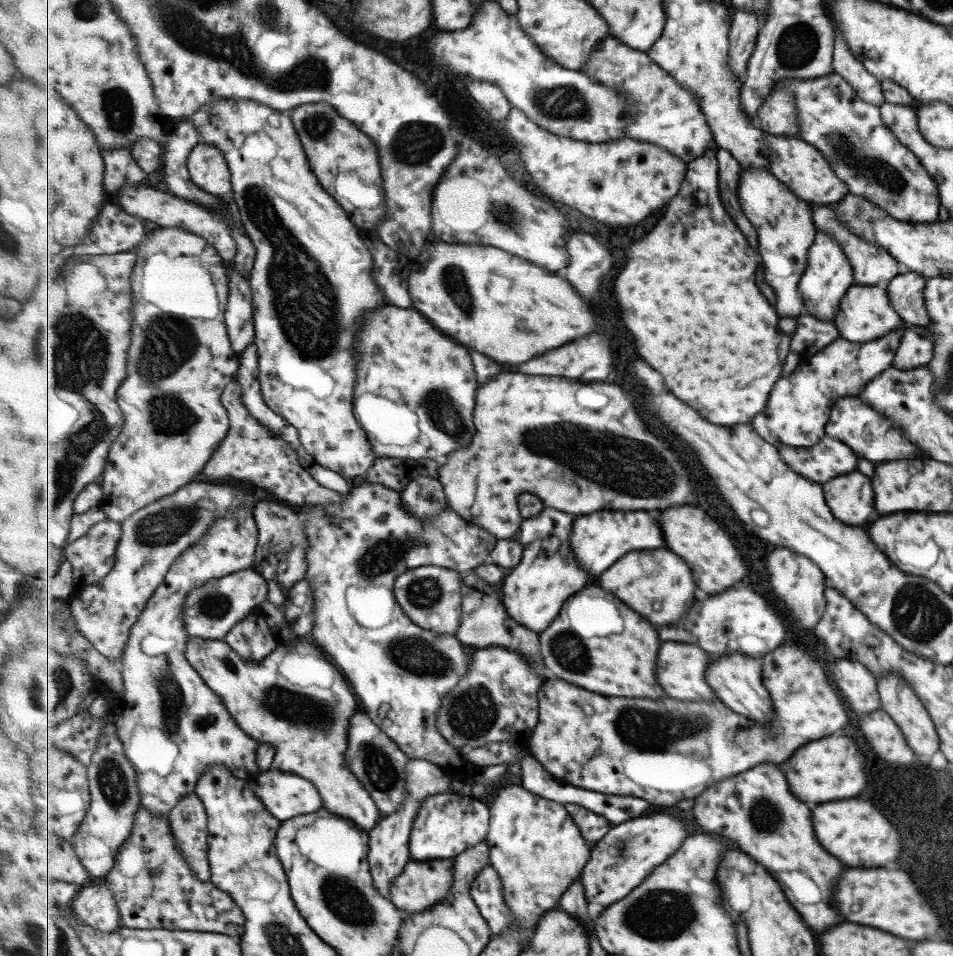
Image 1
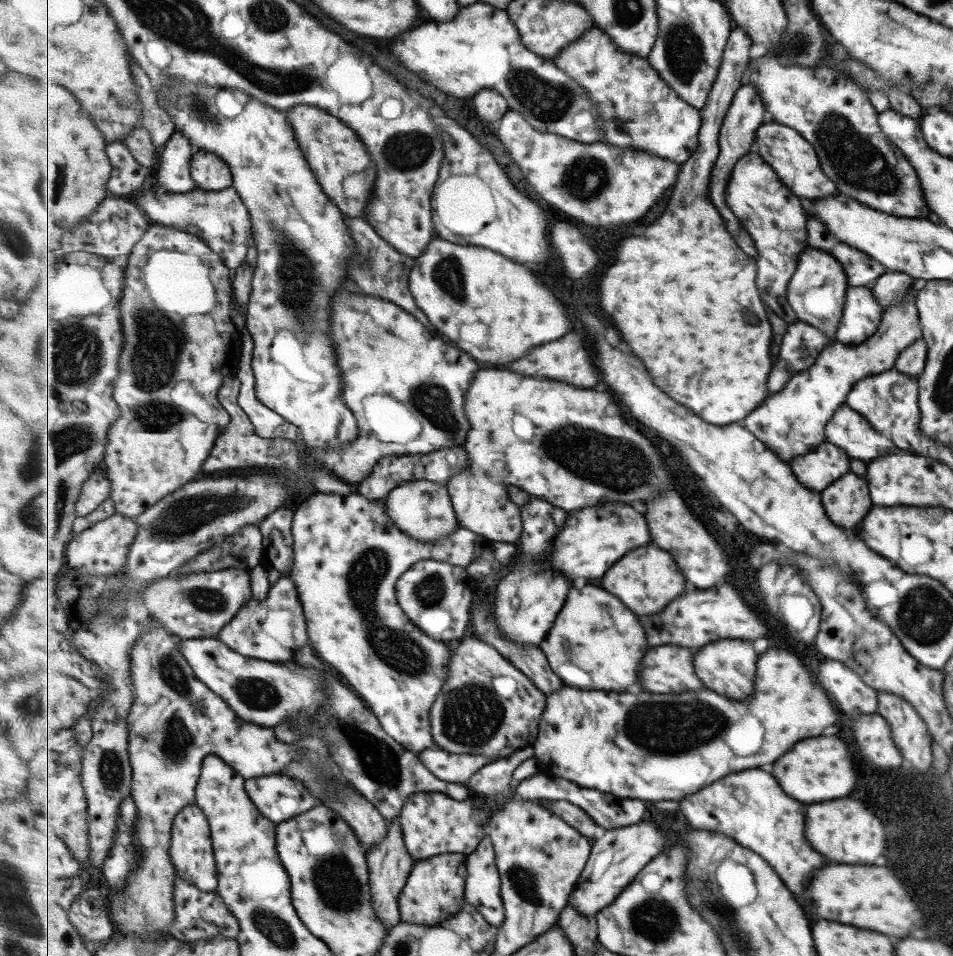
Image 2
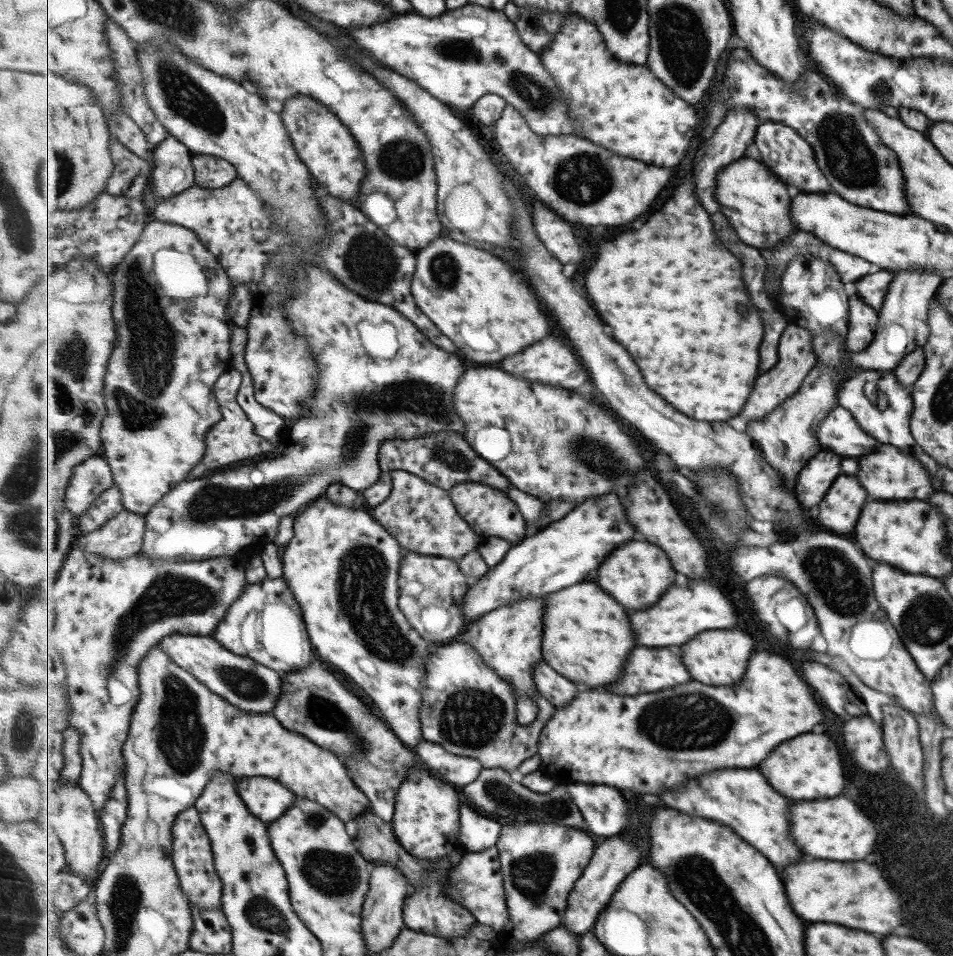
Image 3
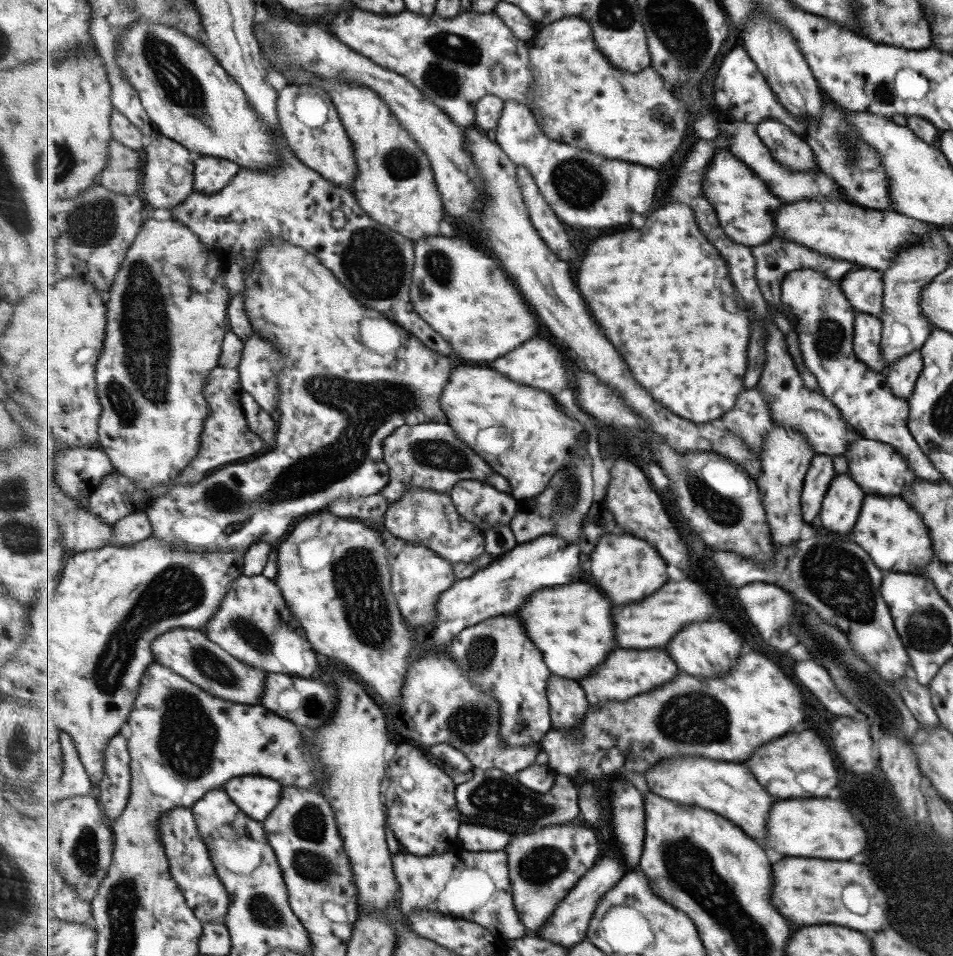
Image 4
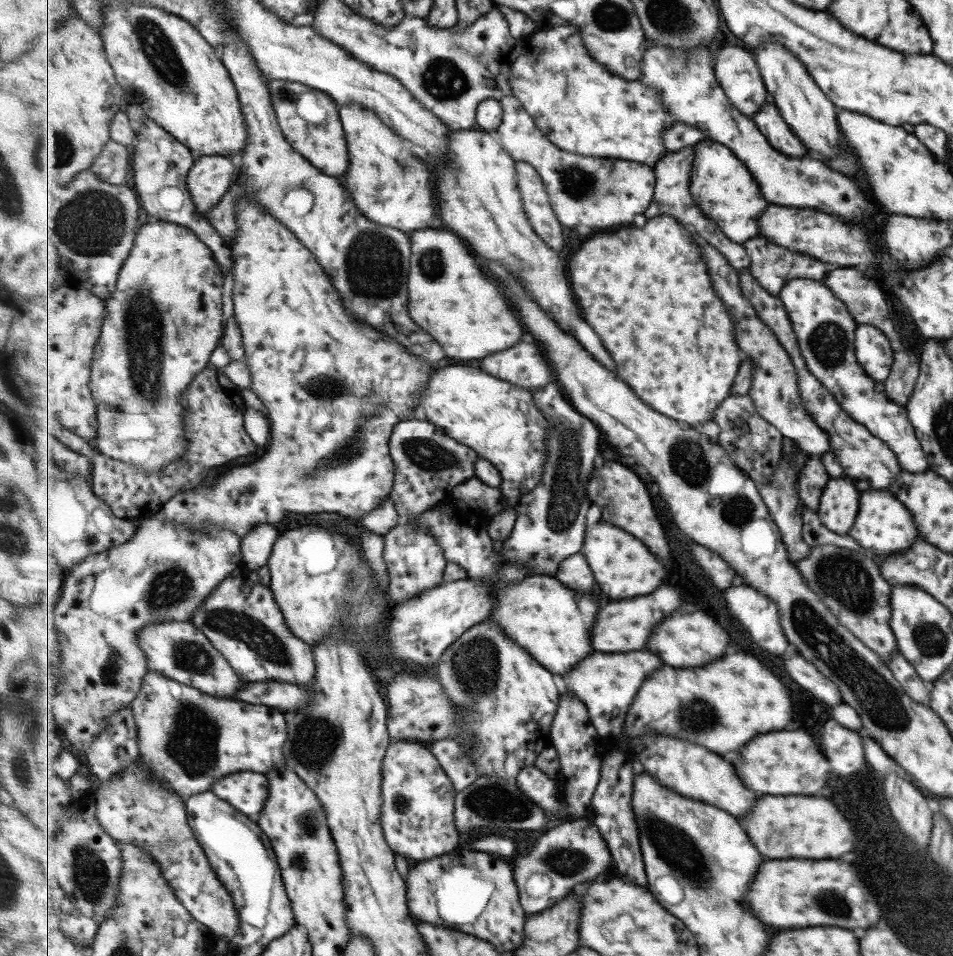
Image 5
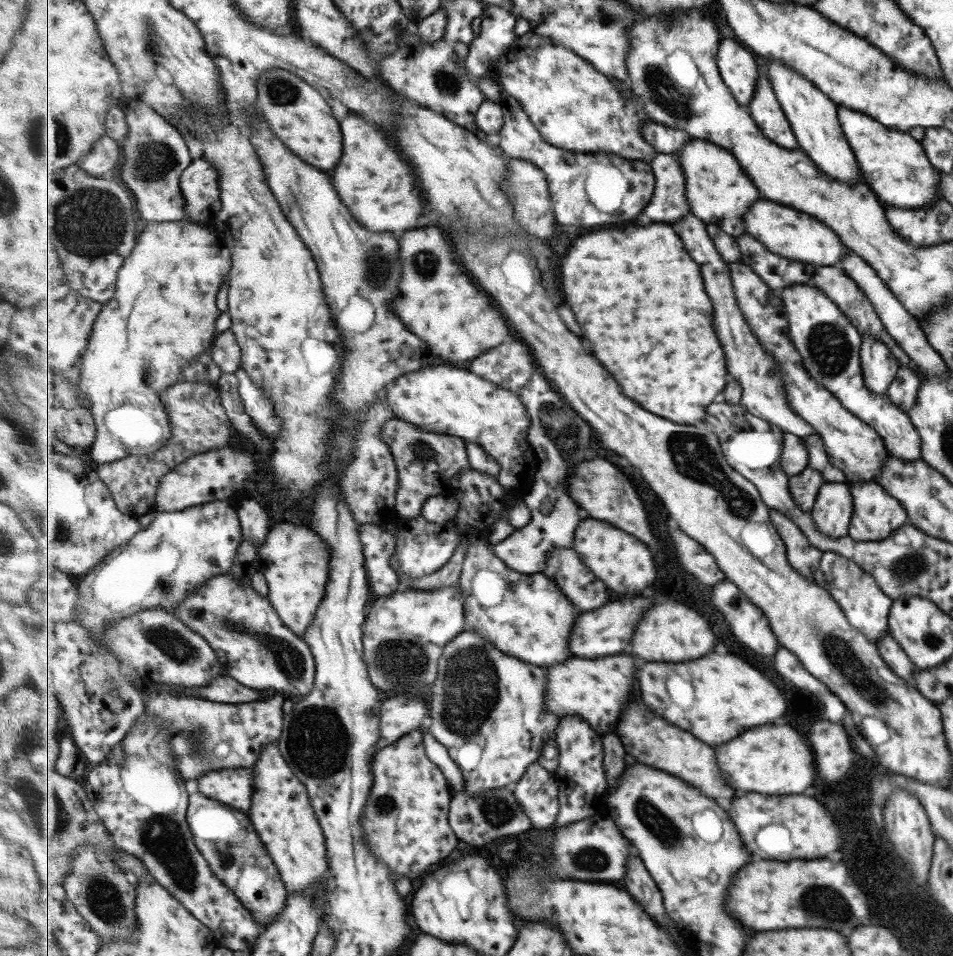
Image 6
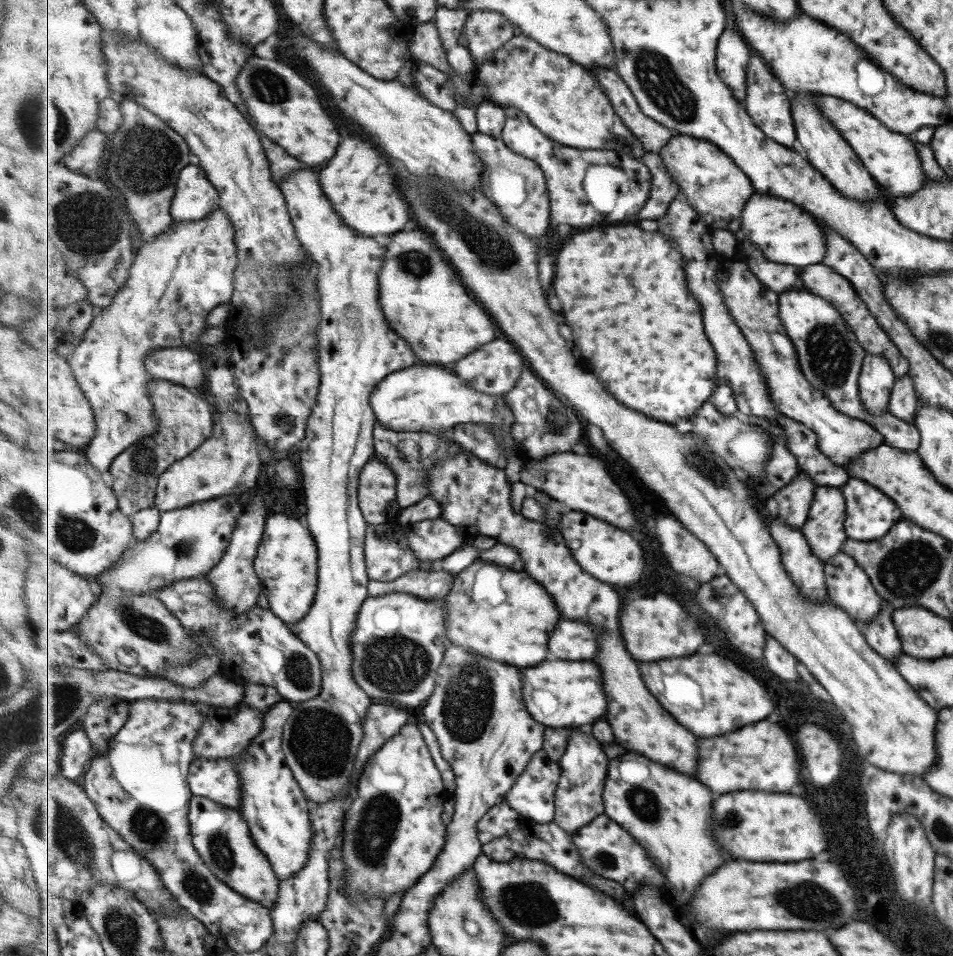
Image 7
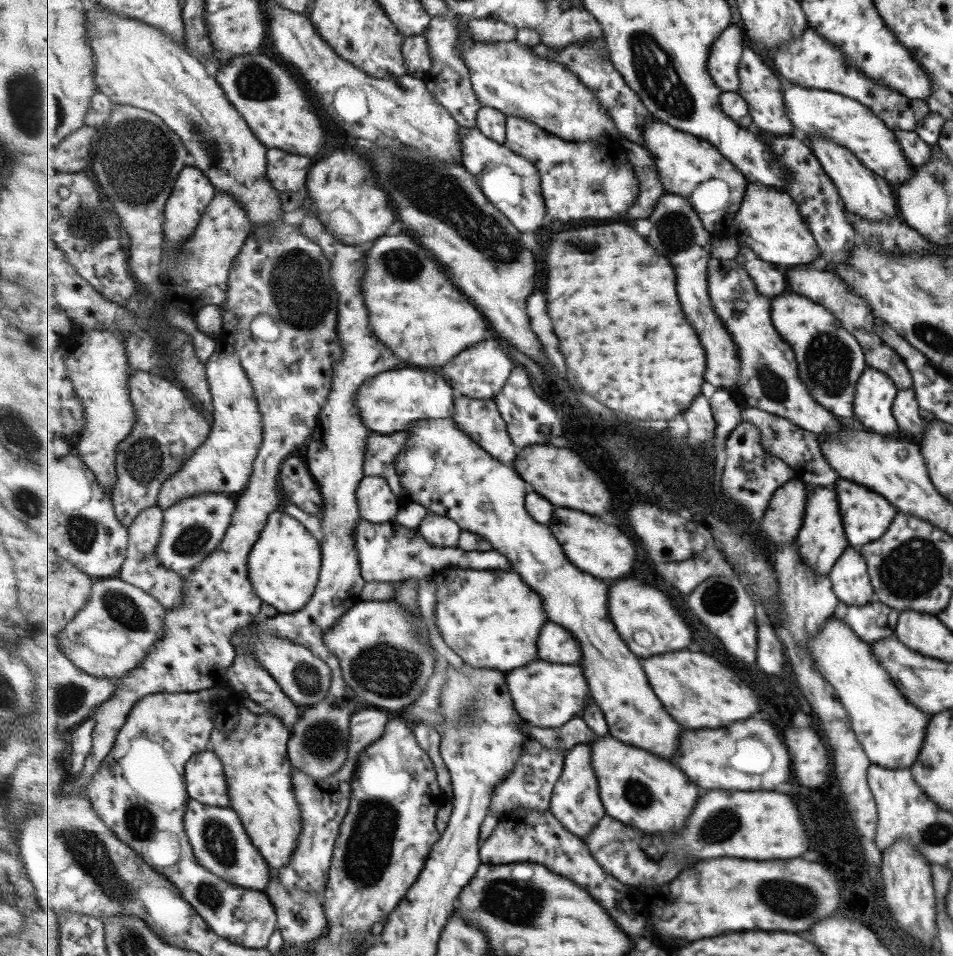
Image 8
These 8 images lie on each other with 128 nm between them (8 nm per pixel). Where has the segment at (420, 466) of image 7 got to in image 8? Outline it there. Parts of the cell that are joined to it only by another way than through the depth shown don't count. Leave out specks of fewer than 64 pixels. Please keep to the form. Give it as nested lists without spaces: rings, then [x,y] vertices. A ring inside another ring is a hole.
[[[405,431],[383,435],[374,432],[367,440],[367,454],[365,454],[365,476],[381,475],[392,486],[393,493],[402,496],[401,477],[397,474],[397,458],[407,451],[406,439],[410,434]]]

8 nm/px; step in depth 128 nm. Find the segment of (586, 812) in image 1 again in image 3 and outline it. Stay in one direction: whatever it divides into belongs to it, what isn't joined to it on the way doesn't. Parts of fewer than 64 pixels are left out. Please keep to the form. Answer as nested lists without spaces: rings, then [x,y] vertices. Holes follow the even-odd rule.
[[[484,768],[481,774],[471,784],[459,786],[460,794],[465,795],[469,799],[469,806],[473,807],[476,812],[493,819],[501,824],[507,823],[525,823],[525,822],[546,822],[557,823],[563,826],[585,830],[589,832],[584,825],[585,818],[581,814],[581,810],[577,808],[577,804],[571,800],[571,796],[567,794],[565,785],[557,785],[556,790],[551,790],[545,794],[533,792],[529,787],[525,786],[519,778],[507,771],[505,768]]]

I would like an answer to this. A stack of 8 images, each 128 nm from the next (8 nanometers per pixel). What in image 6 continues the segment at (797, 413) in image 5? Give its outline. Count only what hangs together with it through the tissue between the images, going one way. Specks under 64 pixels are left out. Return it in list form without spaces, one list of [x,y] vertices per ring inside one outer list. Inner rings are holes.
[[[689,212],[683,220],[677,220],[675,226],[677,230],[681,230],[681,238],[685,238],[689,254],[693,254],[693,258],[697,258],[701,266],[705,266],[705,284],[709,286],[709,294],[713,294],[713,302],[717,302],[717,330],[721,330],[721,338],[725,338],[725,350],[729,350],[729,374],[733,376],[733,380],[738,380],[743,388],[741,406],[762,420],[779,426],[784,434],[797,435],[802,440],[816,434],[801,415],[793,411],[793,406],[789,405],[788,390],[785,388],[787,379],[781,371],[780,364],[776,362],[776,356],[765,349],[757,334],[751,329],[751,323],[741,312],[733,286],[731,267],[719,254],[720,250],[717,250],[717,245],[710,236],[709,224]]]

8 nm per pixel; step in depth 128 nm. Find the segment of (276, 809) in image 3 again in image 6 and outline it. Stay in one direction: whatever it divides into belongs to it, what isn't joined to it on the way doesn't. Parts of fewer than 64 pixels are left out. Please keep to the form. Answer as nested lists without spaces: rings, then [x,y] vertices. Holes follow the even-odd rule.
[[[225,768],[207,772],[197,780],[198,792],[248,813],[253,806],[253,769]]]

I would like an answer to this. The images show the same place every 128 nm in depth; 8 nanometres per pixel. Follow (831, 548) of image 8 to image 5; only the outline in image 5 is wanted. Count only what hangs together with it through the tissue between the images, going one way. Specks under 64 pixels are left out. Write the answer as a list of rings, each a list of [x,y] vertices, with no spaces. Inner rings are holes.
[[[831,478],[825,485],[816,514],[831,532],[843,534],[851,528],[857,514],[859,492],[847,478]]]

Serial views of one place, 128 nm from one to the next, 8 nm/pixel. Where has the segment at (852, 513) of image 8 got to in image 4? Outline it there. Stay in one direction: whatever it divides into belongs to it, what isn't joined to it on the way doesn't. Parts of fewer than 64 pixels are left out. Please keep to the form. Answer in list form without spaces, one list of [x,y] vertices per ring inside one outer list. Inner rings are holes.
[[[869,496],[865,498],[865,510],[861,510],[861,518],[857,518],[857,530],[850,530],[853,543],[863,548],[873,558],[873,564],[881,570],[891,572],[921,572],[925,562],[929,564],[933,558],[929,536],[925,534],[925,526],[921,516],[909,508],[899,498],[881,498]]]

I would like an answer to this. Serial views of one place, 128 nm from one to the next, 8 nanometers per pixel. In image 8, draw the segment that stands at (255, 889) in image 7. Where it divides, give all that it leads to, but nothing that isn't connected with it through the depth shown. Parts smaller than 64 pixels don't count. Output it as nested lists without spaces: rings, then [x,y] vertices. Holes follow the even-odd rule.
[[[189,798],[185,812],[185,828],[194,854],[200,864],[226,882],[247,889],[267,893],[271,880],[271,866],[254,846],[240,814],[232,807],[209,806]]]

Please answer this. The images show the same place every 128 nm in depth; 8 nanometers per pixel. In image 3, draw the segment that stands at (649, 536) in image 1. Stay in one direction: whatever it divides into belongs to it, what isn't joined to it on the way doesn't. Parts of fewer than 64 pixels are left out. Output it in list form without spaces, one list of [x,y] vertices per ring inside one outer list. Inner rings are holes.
[[[593,496],[575,507],[565,518],[549,524],[543,532],[534,537],[525,537],[523,541],[513,545],[501,565],[489,570],[481,580],[471,582],[463,604],[465,622],[477,622],[479,618],[503,605],[553,594],[577,584],[579,580],[583,582],[587,576],[593,576],[593,572],[601,568],[605,556],[631,540],[635,540],[635,526],[629,522],[619,496]]]

